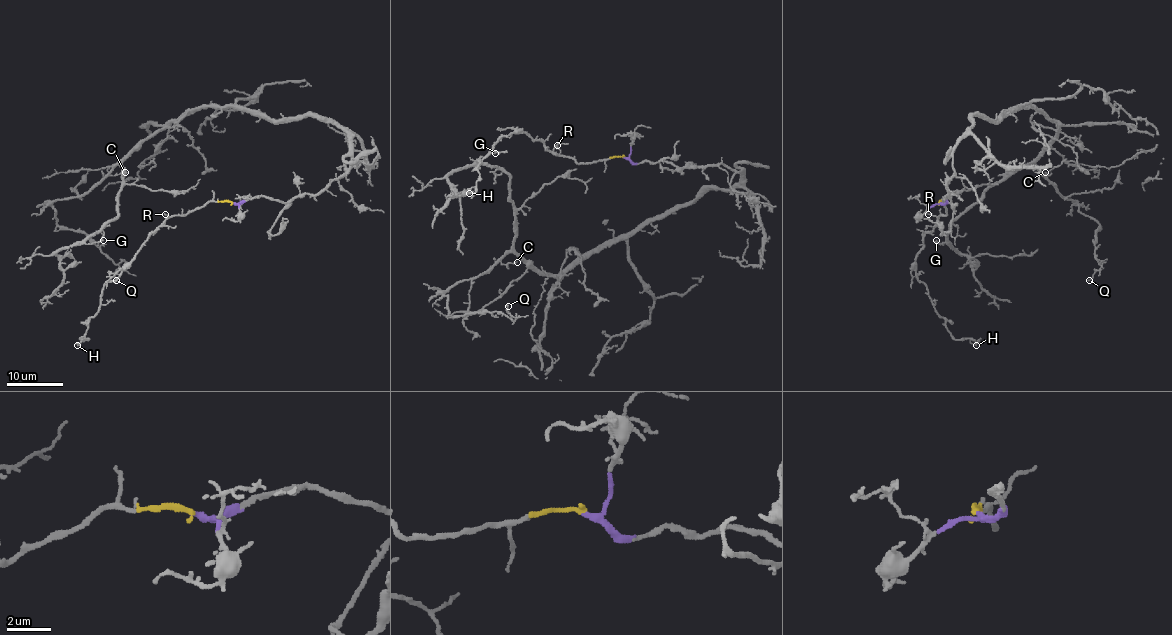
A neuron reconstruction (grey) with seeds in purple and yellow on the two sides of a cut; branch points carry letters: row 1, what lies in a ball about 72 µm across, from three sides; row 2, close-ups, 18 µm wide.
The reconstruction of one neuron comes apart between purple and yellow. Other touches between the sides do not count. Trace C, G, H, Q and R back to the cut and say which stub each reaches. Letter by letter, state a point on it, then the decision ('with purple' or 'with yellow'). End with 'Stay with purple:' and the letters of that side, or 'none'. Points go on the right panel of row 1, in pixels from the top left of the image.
C: (1045, 172) | with purple
G: (936, 240) | with purple
H: (976, 345) | with yellow
Q: (1089, 280) | with purple
R: (928, 214) | with yellow
Stay with purple: C, G, Q

